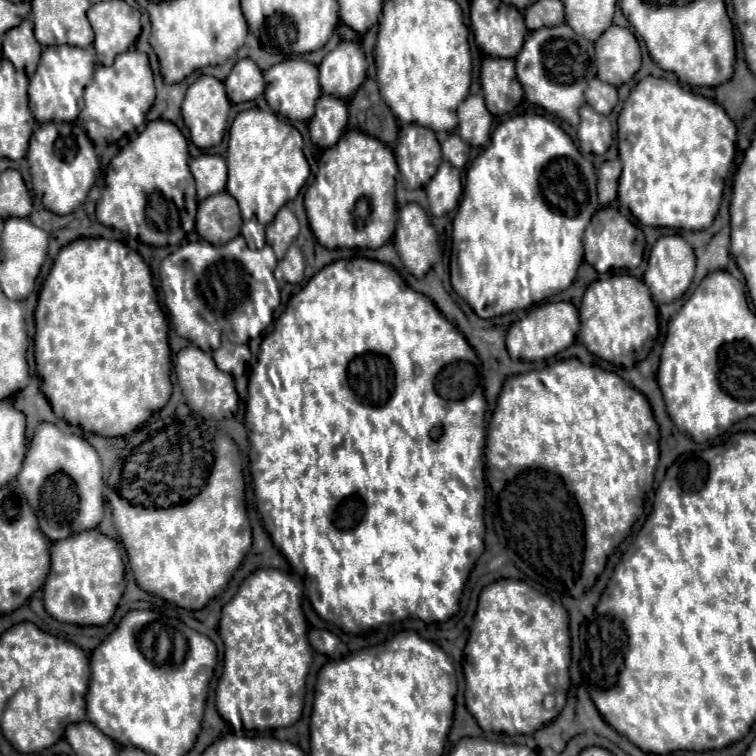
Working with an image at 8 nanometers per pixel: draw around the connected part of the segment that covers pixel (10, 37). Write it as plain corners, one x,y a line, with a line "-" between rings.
24,19
2,39
4,39
4,57
14,63
16,71
26,73
30,77
36,71
42,53
42,45
34,37
34,23
30,19

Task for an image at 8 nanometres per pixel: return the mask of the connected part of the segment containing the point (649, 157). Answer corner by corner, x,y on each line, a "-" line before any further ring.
644,77
624,101
618,115
618,153
624,165
618,183
618,201
628,207
642,225
700,231
712,225
724,191
724,179
734,161
736,125
724,107
712,99
684,89
664,77

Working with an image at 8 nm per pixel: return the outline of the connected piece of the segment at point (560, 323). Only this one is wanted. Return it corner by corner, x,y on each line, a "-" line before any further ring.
570,301
542,303
542,305
532,307
524,319
510,325
510,329
506,333
506,349
512,359
522,359
522,361
548,359
548,357
560,353
562,349
570,347
576,339
578,329
580,329
578,311

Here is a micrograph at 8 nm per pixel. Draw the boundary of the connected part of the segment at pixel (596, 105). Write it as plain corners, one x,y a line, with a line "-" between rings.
592,79
592,83
588,83
584,97
586,97
586,103
602,115
608,115
614,109
614,105
618,103
616,87
612,87
610,83
604,83
600,79

